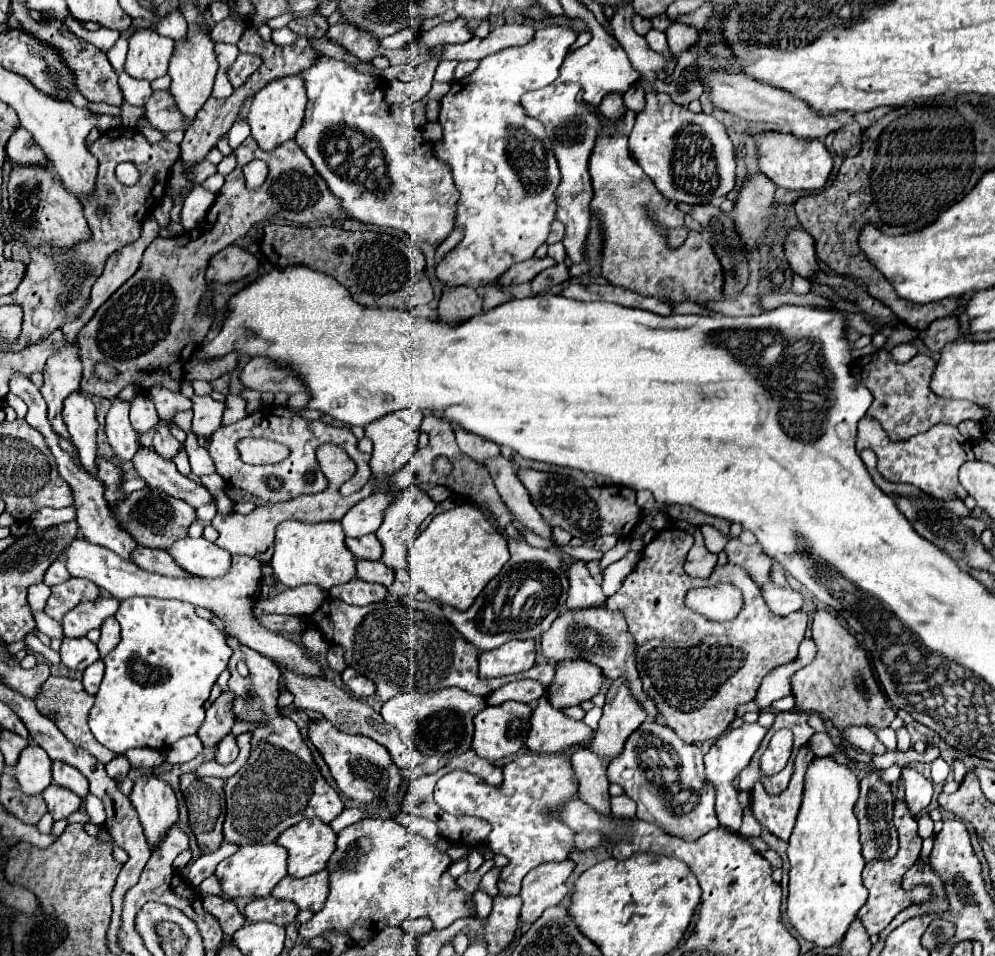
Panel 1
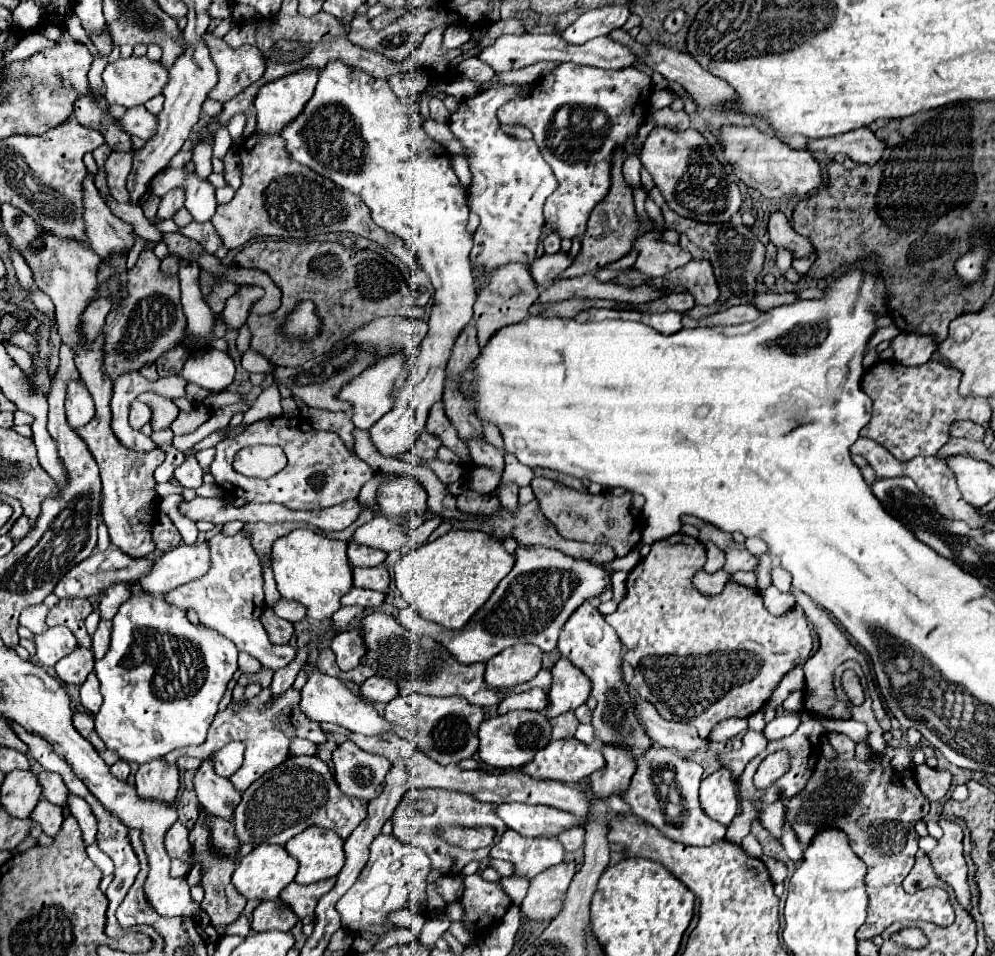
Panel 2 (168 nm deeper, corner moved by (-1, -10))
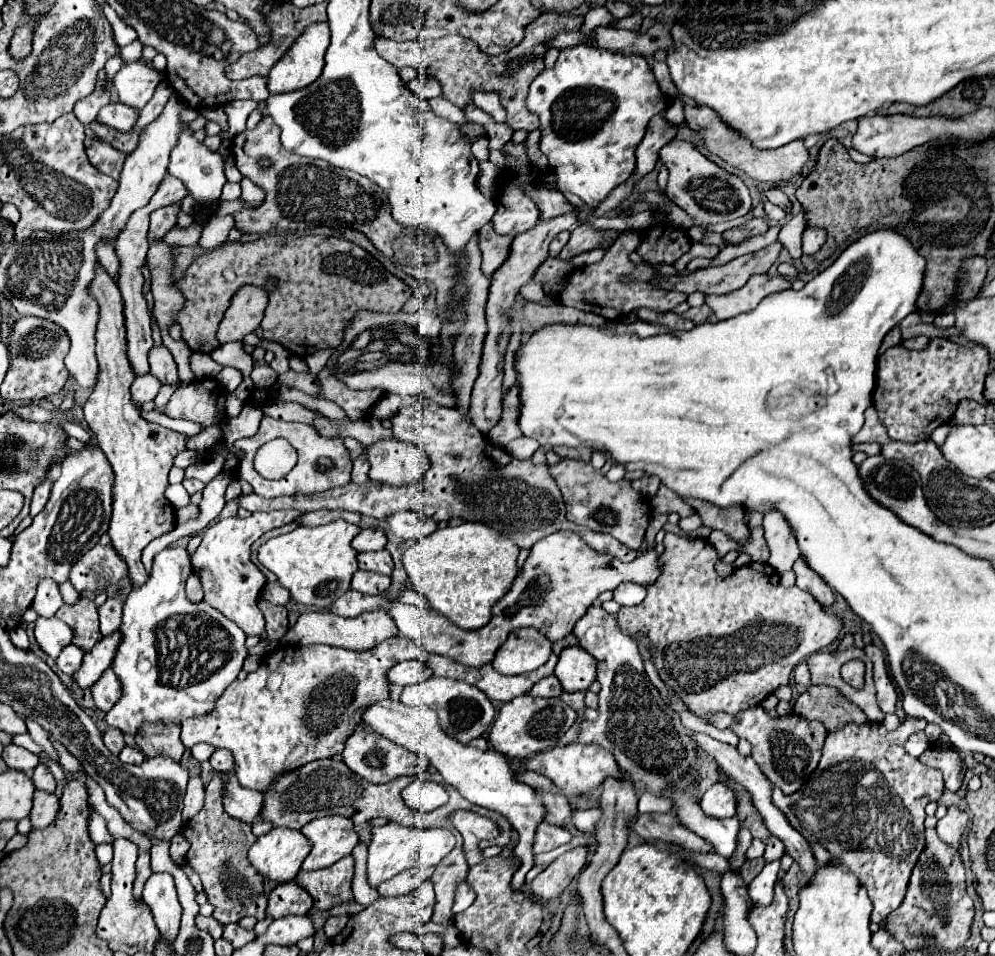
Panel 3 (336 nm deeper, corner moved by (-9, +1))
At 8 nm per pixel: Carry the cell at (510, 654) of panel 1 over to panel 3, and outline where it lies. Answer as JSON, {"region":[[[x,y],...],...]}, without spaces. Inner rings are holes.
{"region":[[[516,629],[510,633],[502,649],[498,649],[492,665],[502,675],[524,675],[544,665],[552,653],[550,641],[536,629]]]}

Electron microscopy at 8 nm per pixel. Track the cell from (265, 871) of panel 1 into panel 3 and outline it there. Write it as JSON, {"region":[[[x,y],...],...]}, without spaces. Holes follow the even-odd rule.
{"region":[[[274,827],[270,833],[258,837],[248,851],[248,861],[264,879],[276,883],[292,881],[302,861],[310,853],[310,843],[300,831]]]}

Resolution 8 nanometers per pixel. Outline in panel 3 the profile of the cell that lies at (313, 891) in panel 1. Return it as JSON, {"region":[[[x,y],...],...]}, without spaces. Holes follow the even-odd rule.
{"region":[[[348,855],[332,867],[318,871],[300,871],[296,883],[302,885],[314,899],[314,907],[326,911],[334,905],[352,899],[350,883],[354,877],[354,857]]]}

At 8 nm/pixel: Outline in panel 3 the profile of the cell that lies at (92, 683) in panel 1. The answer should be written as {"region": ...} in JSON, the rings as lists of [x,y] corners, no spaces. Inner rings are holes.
{"region":[[[106,669],[102,673],[102,677],[90,687],[90,693],[92,693],[92,699],[94,699],[94,705],[100,709],[100,711],[110,711],[114,701],[118,701],[118,693],[120,693],[120,685],[112,673],[112,669]]]}

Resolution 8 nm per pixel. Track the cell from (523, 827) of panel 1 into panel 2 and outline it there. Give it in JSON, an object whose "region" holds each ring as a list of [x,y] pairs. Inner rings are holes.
{"region":[[[506,830],[490,856],[514,862],[514,874],[532,880],[542,870],[560,864],[564,860],[564,848],[556,838],[524,838],[514,830]]]}

